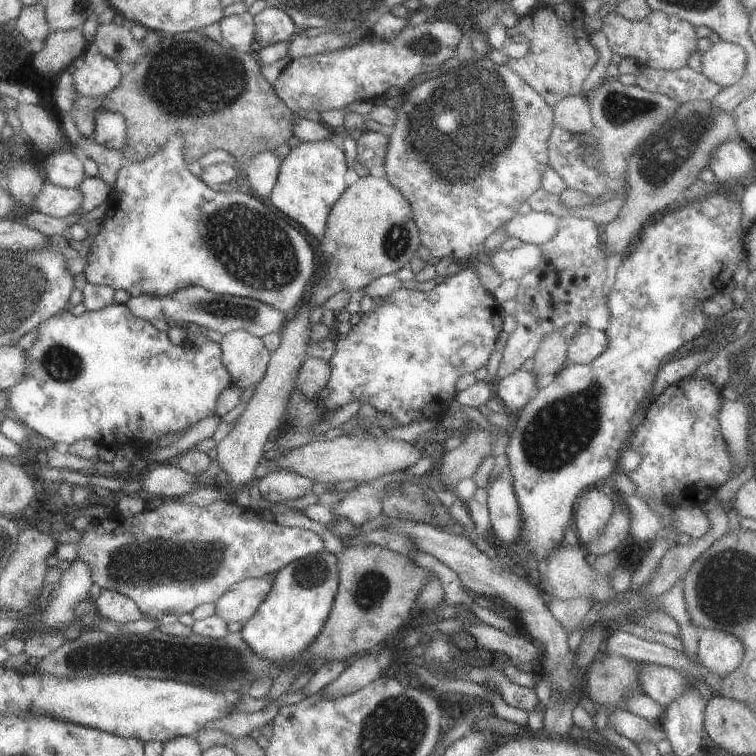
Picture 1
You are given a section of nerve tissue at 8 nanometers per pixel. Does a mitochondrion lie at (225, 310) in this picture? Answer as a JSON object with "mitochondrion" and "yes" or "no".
{"mitochondrion":"yes"}

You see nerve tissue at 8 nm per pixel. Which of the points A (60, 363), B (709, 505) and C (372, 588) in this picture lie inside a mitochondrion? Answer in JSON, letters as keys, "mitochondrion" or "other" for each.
{"A":"mitochondrion","B":"other","C":"mitochondrion"}

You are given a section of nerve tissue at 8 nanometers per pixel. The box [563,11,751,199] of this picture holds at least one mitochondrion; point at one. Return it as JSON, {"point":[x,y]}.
{"point":[664,156]}

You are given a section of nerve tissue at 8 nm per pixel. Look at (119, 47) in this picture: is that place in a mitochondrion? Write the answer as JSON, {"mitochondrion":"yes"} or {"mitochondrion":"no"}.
{"mitochondrion":"yes"}

